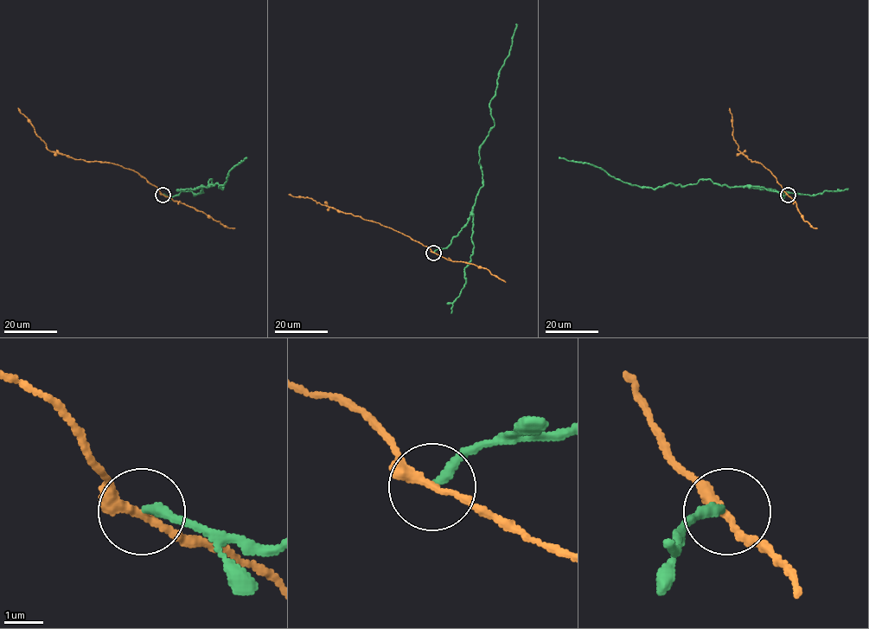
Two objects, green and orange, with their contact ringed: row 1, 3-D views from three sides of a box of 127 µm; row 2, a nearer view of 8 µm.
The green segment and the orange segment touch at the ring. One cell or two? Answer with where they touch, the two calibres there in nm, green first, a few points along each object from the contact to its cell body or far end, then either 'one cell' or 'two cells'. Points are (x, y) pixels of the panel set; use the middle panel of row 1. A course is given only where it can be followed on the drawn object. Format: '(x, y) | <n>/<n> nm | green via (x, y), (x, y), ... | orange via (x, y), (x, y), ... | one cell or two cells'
(433, 253) | 280/220 nm | green via (433, 252), (446, 247), (464, 226), (482, 185), (479, 146), (494, 125), (489, 104), (516, 23) | orange via (433, 253), (426, 246), (379, 223), (338, 211), (308, 197), (288, 194) | two cells

